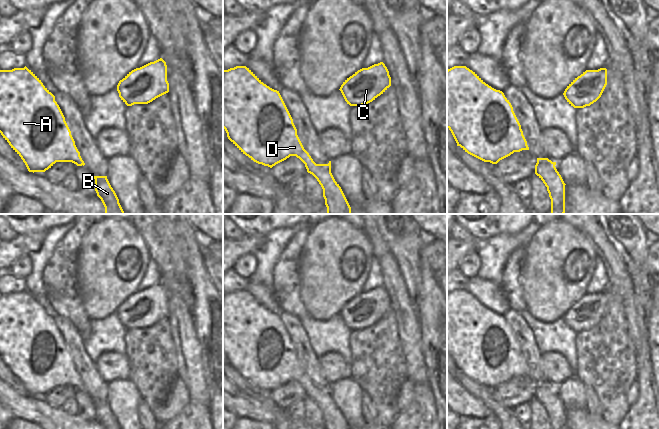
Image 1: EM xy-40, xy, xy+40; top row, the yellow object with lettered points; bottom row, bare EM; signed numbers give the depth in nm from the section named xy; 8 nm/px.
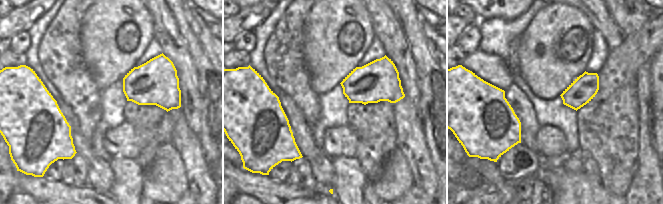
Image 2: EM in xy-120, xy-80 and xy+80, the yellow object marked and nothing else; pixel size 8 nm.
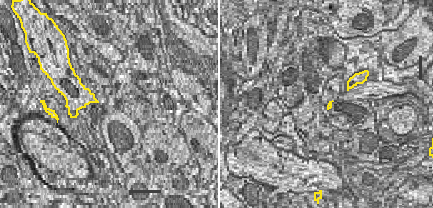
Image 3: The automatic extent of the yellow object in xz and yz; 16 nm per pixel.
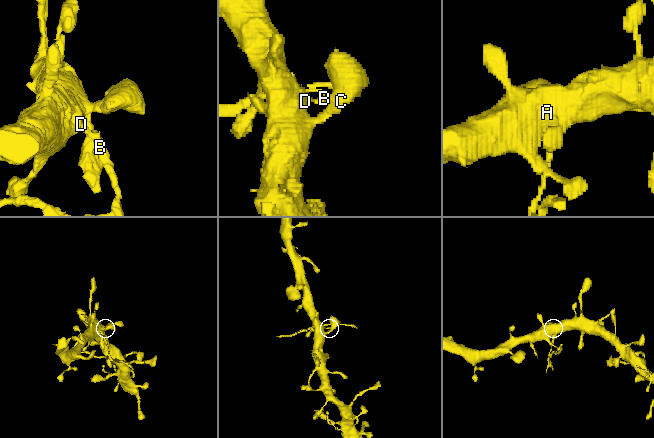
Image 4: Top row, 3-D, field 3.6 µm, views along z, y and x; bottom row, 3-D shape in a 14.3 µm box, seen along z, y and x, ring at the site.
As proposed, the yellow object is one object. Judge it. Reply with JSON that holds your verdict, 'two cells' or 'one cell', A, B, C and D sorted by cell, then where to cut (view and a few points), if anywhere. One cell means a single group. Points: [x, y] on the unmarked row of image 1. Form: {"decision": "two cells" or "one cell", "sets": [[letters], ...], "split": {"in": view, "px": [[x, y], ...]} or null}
{"decision": "two cells", "sets": [["A", "C", "D"], ["B"]], "split": {"in": "xy", "px": [[305, 374], [303, 377], [304, 387]]}}

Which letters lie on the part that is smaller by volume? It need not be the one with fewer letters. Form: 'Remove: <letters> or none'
Remove: B

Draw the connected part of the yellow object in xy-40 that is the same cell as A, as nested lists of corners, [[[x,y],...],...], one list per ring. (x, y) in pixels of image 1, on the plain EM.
[[[26,290],[0,294],[0,357],[11,372],[21,381],[29,396],[45,396],[56,386],[72,386],[82,390],[78,375],[65,341],[55,325],[55,320]]]

